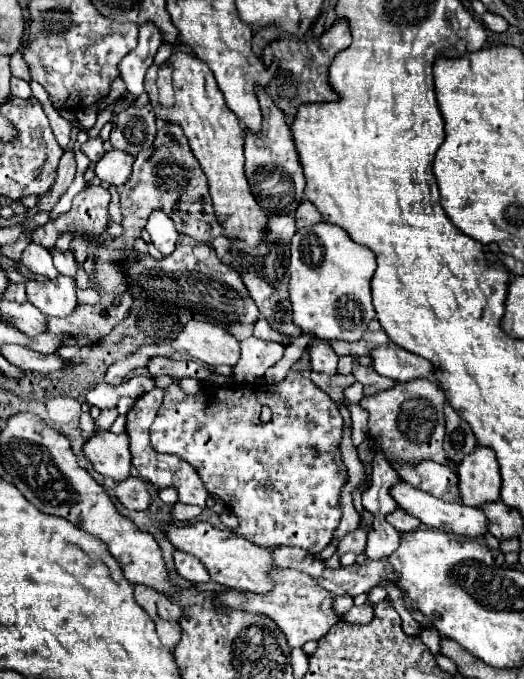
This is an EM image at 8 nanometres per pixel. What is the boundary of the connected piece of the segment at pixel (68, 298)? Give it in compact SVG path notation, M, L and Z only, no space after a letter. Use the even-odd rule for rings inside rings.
M57 276L55 280L29 280L27 282L27 300L47 316L69 316L77 306L77 284L75 278Z

